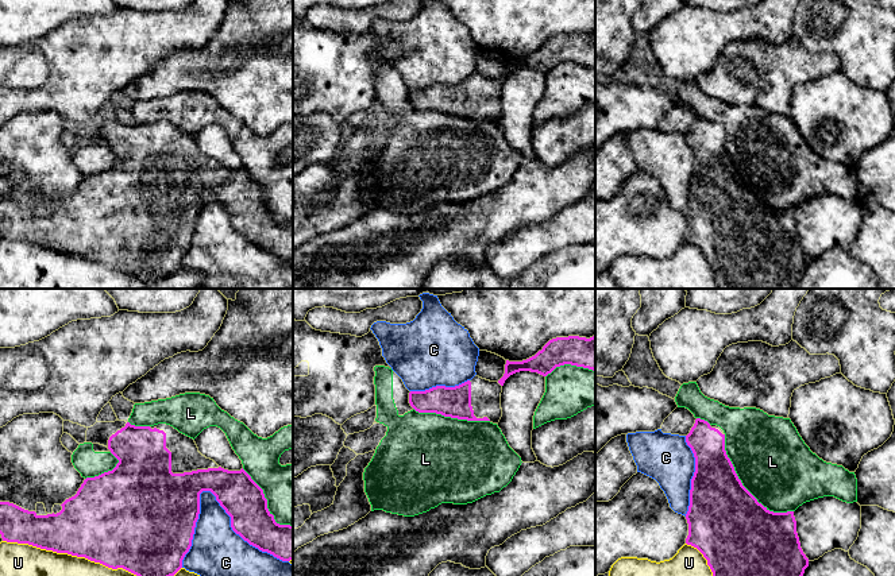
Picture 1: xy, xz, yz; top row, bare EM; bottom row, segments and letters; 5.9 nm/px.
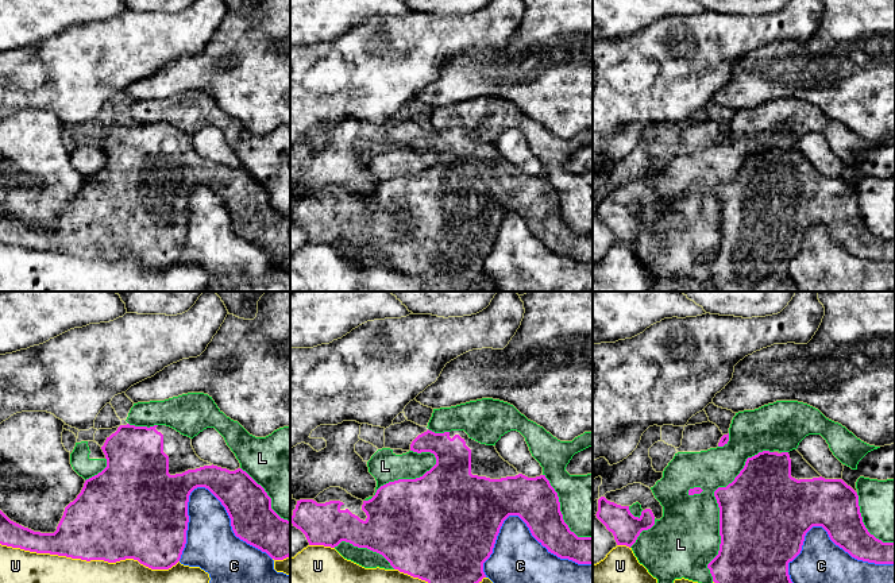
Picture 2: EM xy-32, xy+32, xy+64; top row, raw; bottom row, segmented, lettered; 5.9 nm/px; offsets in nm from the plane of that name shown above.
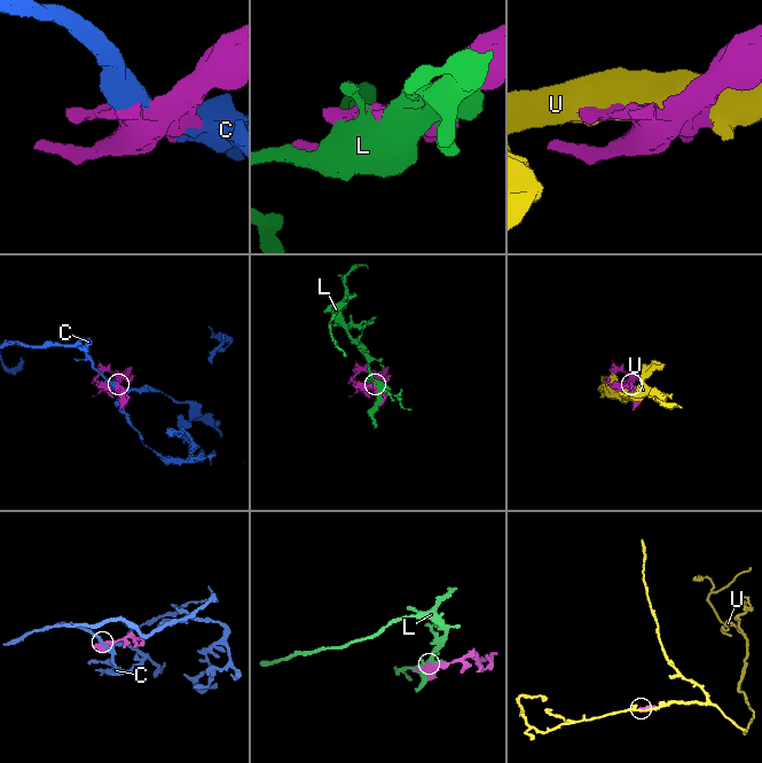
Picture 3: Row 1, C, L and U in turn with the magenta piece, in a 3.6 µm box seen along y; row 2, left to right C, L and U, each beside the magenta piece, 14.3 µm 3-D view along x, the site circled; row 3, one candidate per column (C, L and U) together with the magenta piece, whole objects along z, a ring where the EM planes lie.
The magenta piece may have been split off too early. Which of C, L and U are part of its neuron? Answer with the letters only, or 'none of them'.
none of them

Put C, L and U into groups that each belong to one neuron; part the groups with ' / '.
C / L / U

